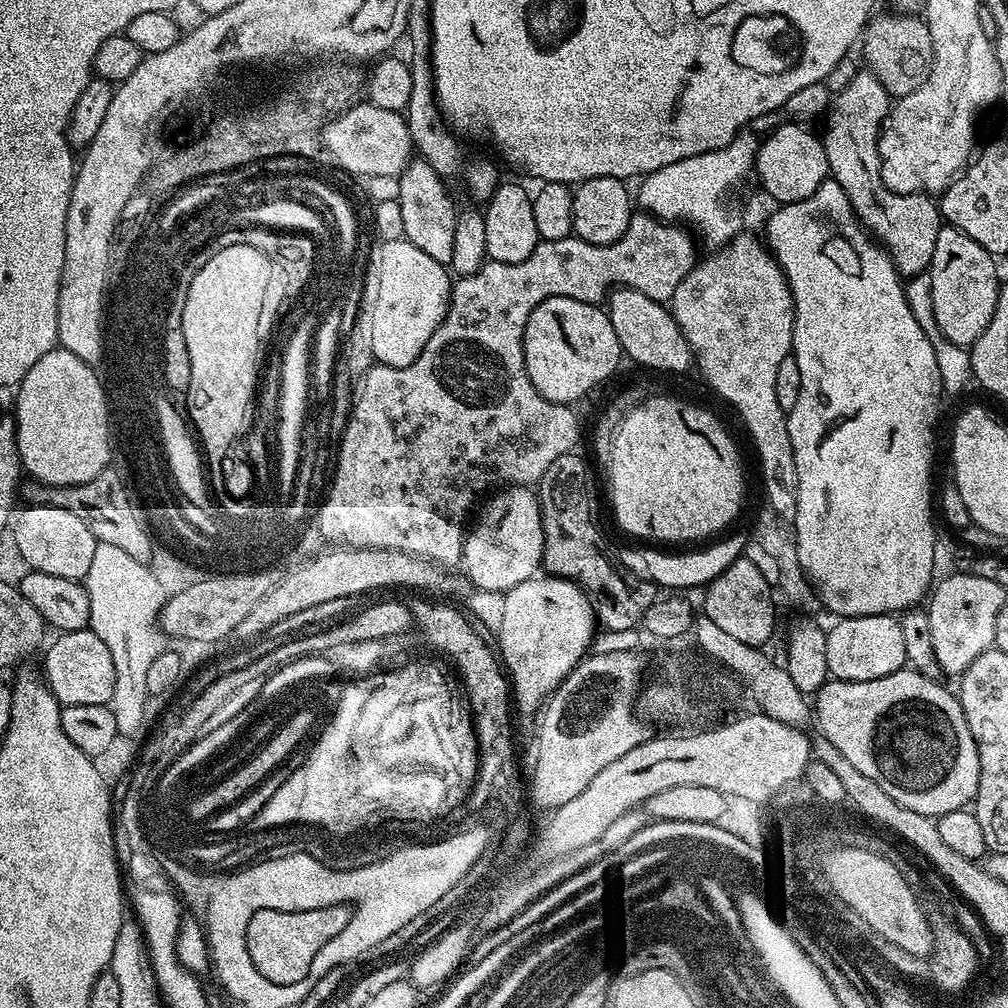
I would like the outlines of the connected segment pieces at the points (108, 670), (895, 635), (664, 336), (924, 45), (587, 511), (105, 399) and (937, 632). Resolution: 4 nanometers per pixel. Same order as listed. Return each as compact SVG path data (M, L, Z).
M91 627L76 630L74 632L62 632L55 637L57 640L52 645L47 645L48 653L44 656L44 673L42 679L47 684L48 689L54 694L61 706L98 706L107 704L108 699L114 694L114 658L110 658L110 649L106 647L106 642L94 634Z
M895 615L845 616L835 622L833 628L827 629L826 638L826 666L831 679L870 682L905 667L905 635Z
M617 287L606 301L606 311L618 334L620 351L644 368L657 368L660 372L684 372L694 364L694 357L678 322L665 305L638 294L633 288Z
M895 10L889 16L873 15L863 33L864 60L867 71L882 82L889 97L899 98L918 90L932 69L932 39L927 23L919 15Z
M573 450L556 459L538 481L542 530L544 531L545 573L572 580L592 597L596 619L612 632L628 632L643 621L646 610L658 598L657 585L631 576L604 549L600 533L600 504L596 501L596 476Z
M57 346L51 348L46 354L42 354L42 358L38 358L38 362L34 362L34 366L30 366L26 378L20 381L18 385L18 391L20 393L16 396L16 409L14 409L16 437L18 438L20 457L24 463L24 472L27 475L32 475L30 477L33 481L58 488L72 487L75 484L90 482L100 471L109 467L111 460L108 459L113 459L114 456L114 440L108 437L108 418L110 418L109 397L106 395L105 381L99 375L96 377L96 371L97 369L93 365L82 362L82 358L78 358L78 354Z
M959 570L953 572L953 576L946 577L941 584L939 581L931 589L926 604L934 654L944 674L965 672L978 654L993 647L994 618L998 616L998 610L1006 606L1006 590L998 586L998 582L990 582L988 578L978 578Z

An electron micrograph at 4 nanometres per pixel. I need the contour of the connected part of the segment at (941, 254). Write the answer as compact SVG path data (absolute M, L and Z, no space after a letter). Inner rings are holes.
M942 226L938 230L932 267L927 272L933 282L934 320L950 343L967 349L979 338L982 330L990 326L1002 283L1001 277L996 277L996 264L994 257L978 246L974 238L962 234L962 230L951 226Z

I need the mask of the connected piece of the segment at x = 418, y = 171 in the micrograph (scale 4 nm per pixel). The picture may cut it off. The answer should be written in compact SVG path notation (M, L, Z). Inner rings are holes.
M416 158L408 167L400 173L395 195L402 206L402 226L404 227L404 239L408 240L422 254L430 254L434 262L447 266L450 262L450 254L454 254L454 226L456 225L456 213L458 204L452 201L448 193L445 177L435 172L427 160Z

